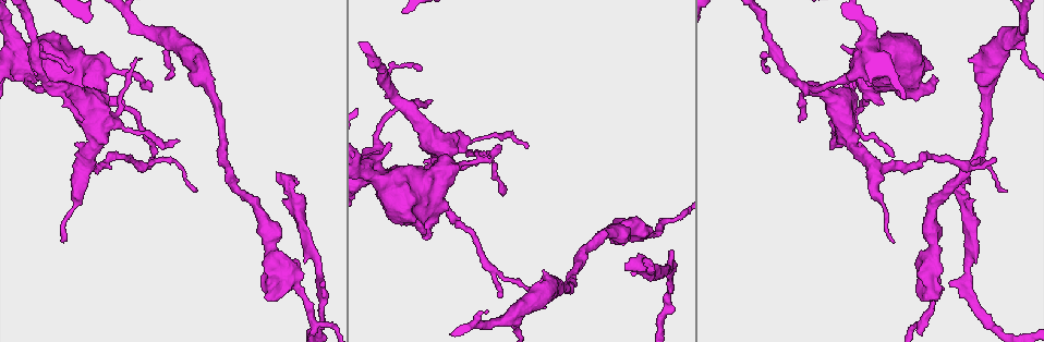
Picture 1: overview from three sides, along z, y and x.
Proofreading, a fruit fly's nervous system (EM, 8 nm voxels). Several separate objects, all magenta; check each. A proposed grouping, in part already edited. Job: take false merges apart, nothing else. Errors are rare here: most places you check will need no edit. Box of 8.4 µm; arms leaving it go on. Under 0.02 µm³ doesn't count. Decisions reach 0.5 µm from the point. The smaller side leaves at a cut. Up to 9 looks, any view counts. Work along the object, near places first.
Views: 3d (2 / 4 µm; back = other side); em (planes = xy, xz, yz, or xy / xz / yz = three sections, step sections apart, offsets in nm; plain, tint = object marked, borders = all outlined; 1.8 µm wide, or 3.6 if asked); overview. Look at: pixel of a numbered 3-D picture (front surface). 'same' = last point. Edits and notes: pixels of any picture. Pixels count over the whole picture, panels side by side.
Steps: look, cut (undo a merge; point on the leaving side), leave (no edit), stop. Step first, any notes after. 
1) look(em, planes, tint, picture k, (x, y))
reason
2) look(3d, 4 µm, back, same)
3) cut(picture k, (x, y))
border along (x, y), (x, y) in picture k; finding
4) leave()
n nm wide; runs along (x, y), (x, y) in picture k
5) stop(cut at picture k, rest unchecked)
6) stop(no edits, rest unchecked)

look(3d, 4 µm, picture 1, (918, 88))
thick turns thin

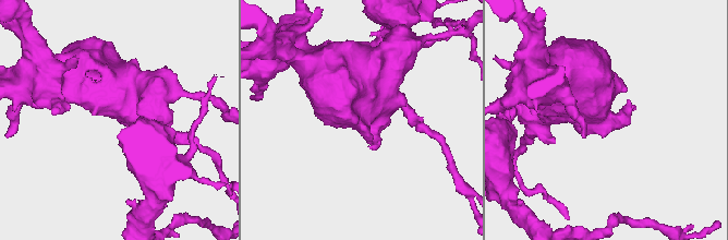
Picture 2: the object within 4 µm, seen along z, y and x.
look(em, 3.6 µm, planes, tint, picture 2, (376, 121))

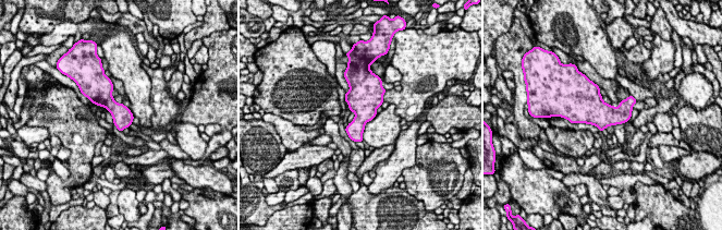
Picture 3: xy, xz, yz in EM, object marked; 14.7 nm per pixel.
leave()
280 nm wide; one neuron here

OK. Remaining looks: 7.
look(3d, 2 µm, picture 1, (165, 36))
a fork

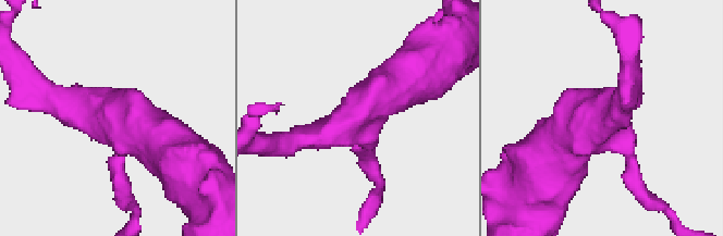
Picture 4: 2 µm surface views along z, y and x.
look(em, planes, tint, picture 4, (589, 122))
3 arms; need the tissue

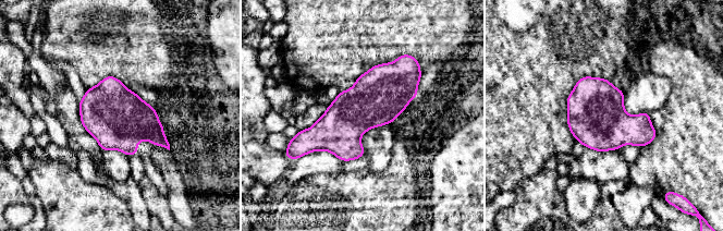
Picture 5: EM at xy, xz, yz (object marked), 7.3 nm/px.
leave()
one neuron here

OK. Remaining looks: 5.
look(em, xy, step 16, tint, picture 1, (870, 55))
sharp bend

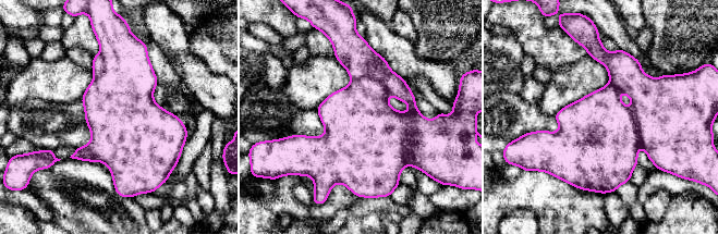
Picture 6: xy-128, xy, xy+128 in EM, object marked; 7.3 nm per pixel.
look(em, planes, borders, same)

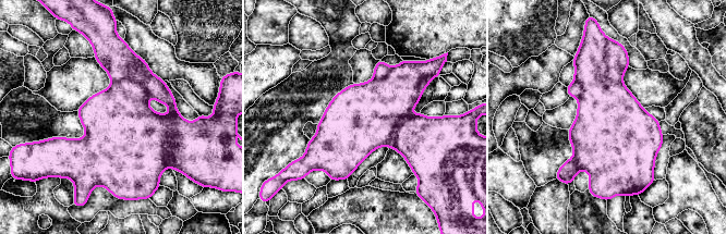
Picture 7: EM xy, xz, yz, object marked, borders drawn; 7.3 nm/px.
cut(picture 7, (137, 139))
border along (165, 115), (170, 122), (171, 165) in picture 7; a second neuron is stuck on

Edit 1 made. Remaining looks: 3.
look(em, yz, step 16, tint, picture 1, (644, 258))
narrows sharply

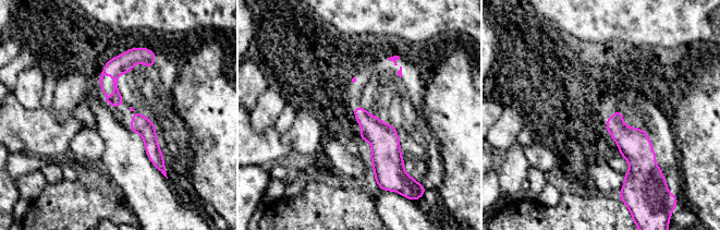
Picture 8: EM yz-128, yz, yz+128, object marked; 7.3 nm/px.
look(em, planes, borders, same)

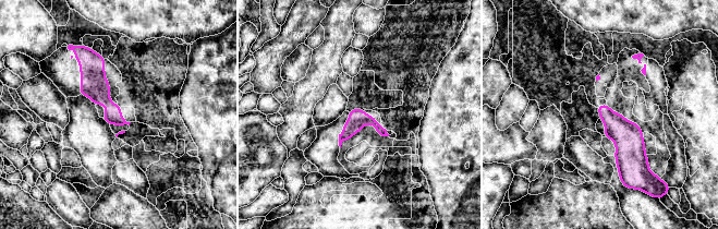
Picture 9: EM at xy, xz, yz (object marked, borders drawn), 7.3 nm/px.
leave()
all the same neuron

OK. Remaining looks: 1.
stop(cut at picture 7, rest unchecked)

